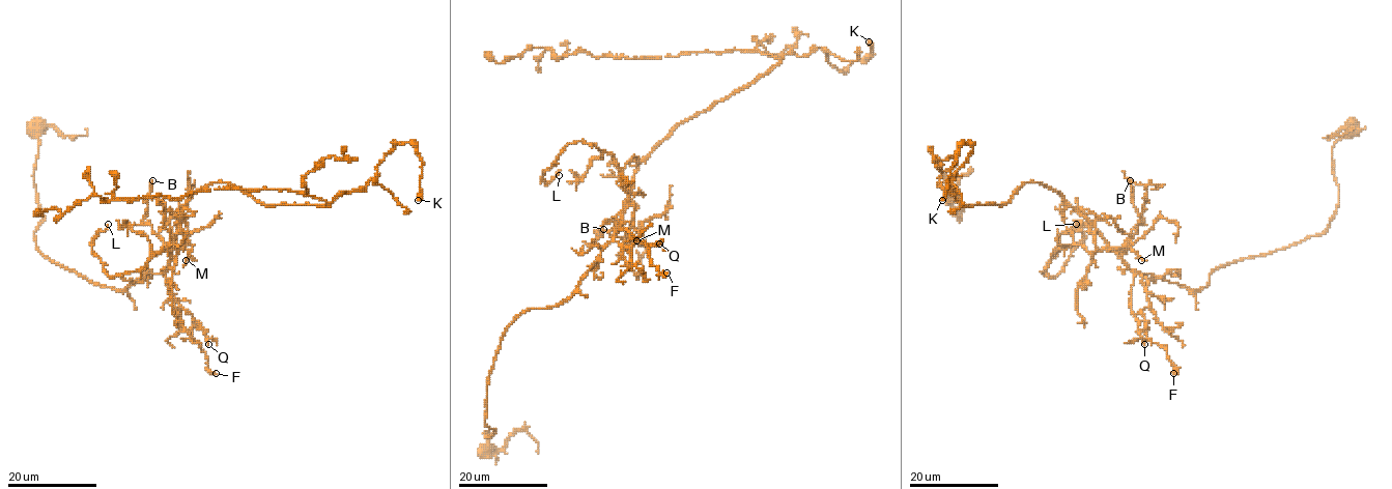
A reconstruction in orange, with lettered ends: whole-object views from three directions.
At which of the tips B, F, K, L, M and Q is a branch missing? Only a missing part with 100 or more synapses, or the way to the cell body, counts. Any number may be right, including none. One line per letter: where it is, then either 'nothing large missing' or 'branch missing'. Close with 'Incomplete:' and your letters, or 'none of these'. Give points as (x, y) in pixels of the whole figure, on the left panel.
B: at (152, 180); nothing large missing
F: at (216, 373); nothing large missing
K: at (418, 200); nothing large missing
L: at (108, 224); nothing large missing
M: at (186, 260); nothing large missing
Q: at (208, 344); nothing large missing
Incomplete: none of these

